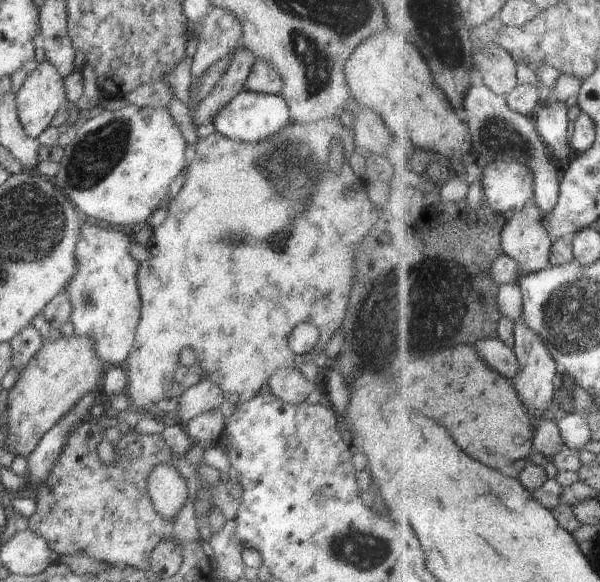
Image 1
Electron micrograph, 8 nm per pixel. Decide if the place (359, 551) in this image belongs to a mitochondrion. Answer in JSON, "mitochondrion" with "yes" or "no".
{"mitochondrion":"yes"}

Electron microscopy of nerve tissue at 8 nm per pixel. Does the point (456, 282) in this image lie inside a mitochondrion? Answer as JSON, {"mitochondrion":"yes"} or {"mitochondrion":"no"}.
{"mitochondrion":"yes"}

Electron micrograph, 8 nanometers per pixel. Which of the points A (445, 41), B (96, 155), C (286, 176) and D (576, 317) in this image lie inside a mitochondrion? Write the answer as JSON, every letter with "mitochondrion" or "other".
{"A":"mitochondrion","B":"mitochondrion","C":"mitochondrion","D":"mitochondrion"}

